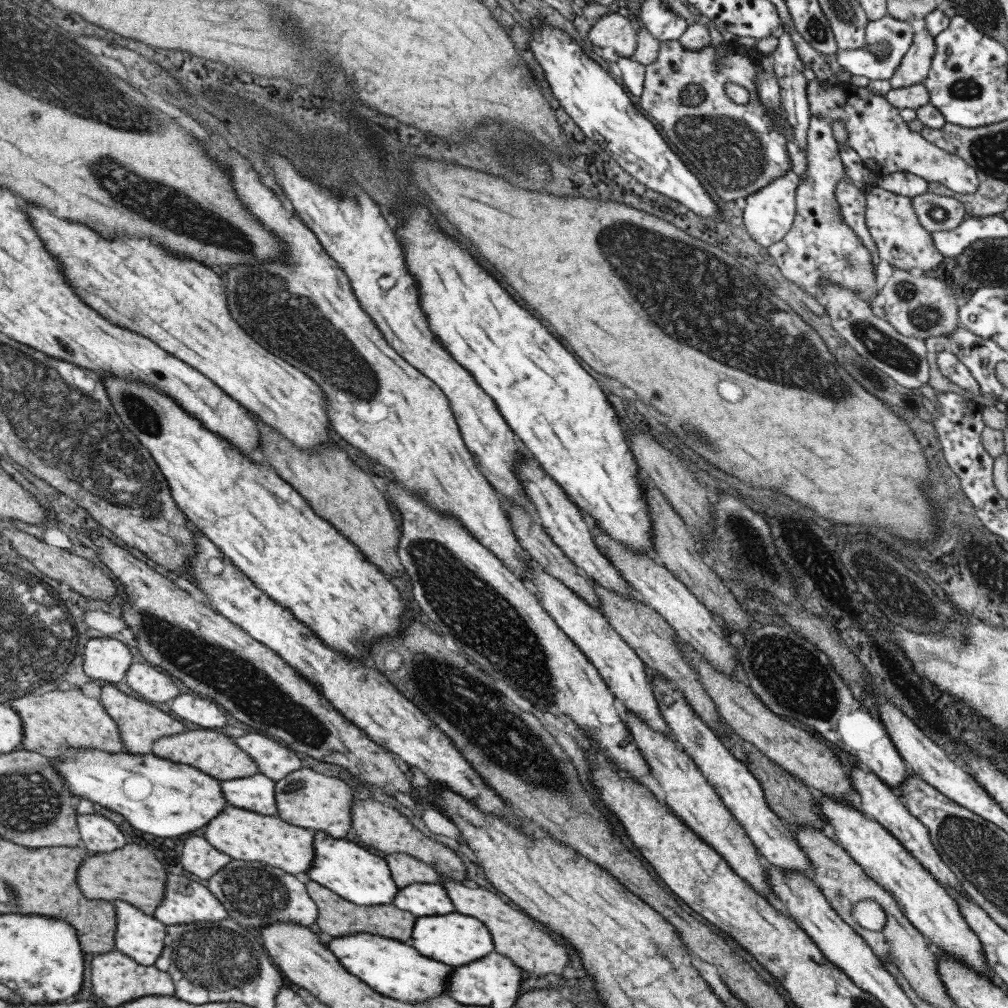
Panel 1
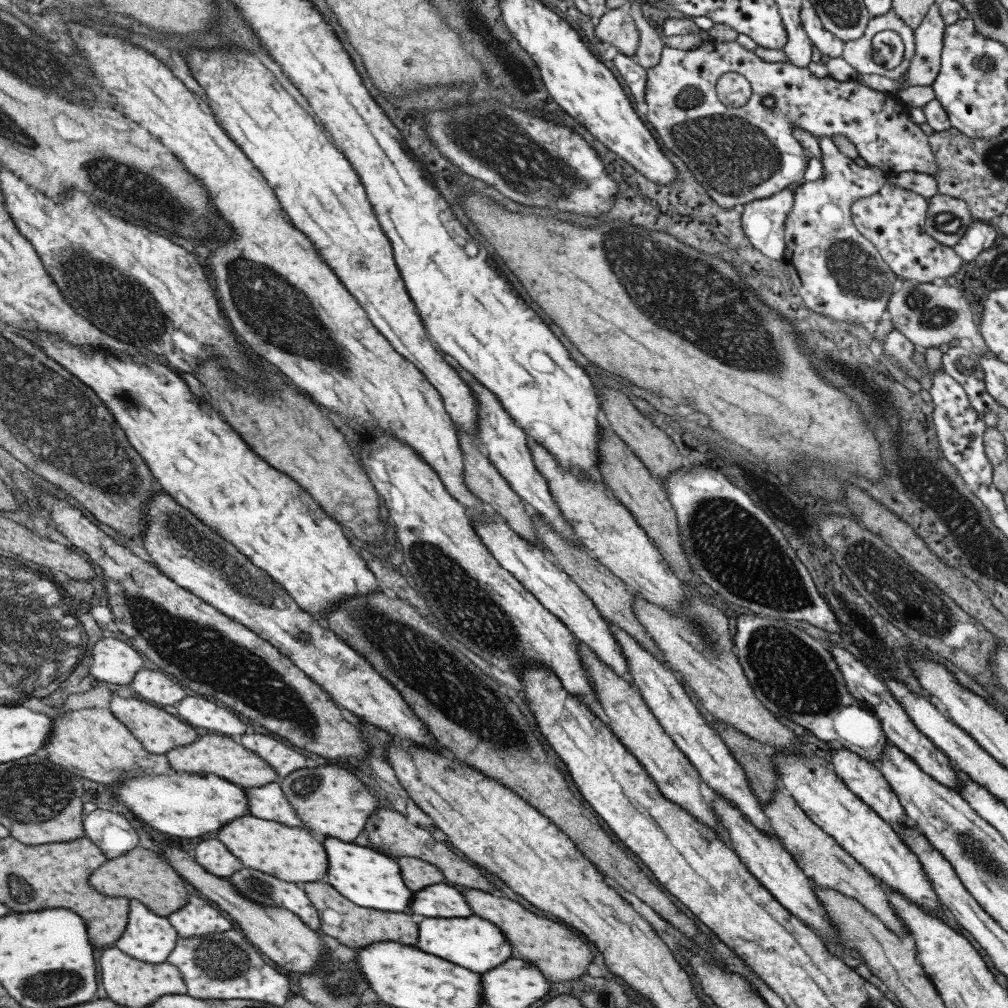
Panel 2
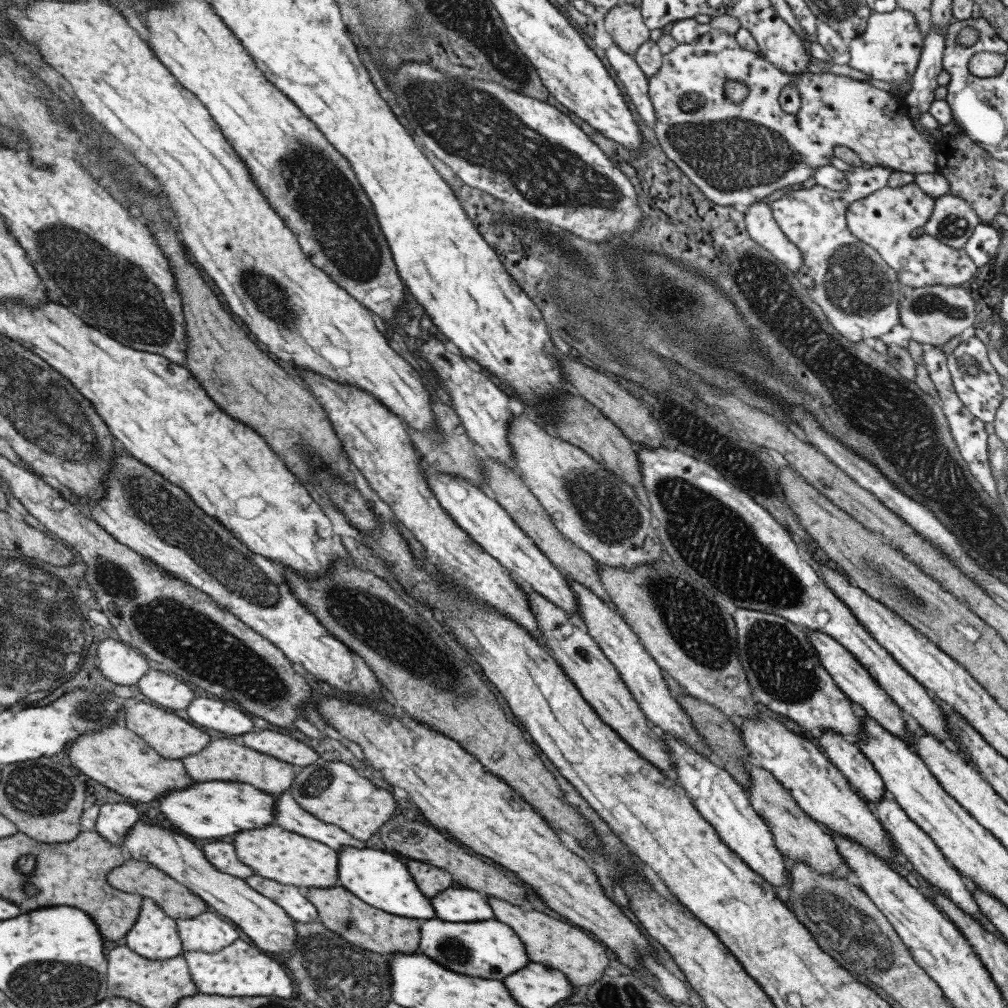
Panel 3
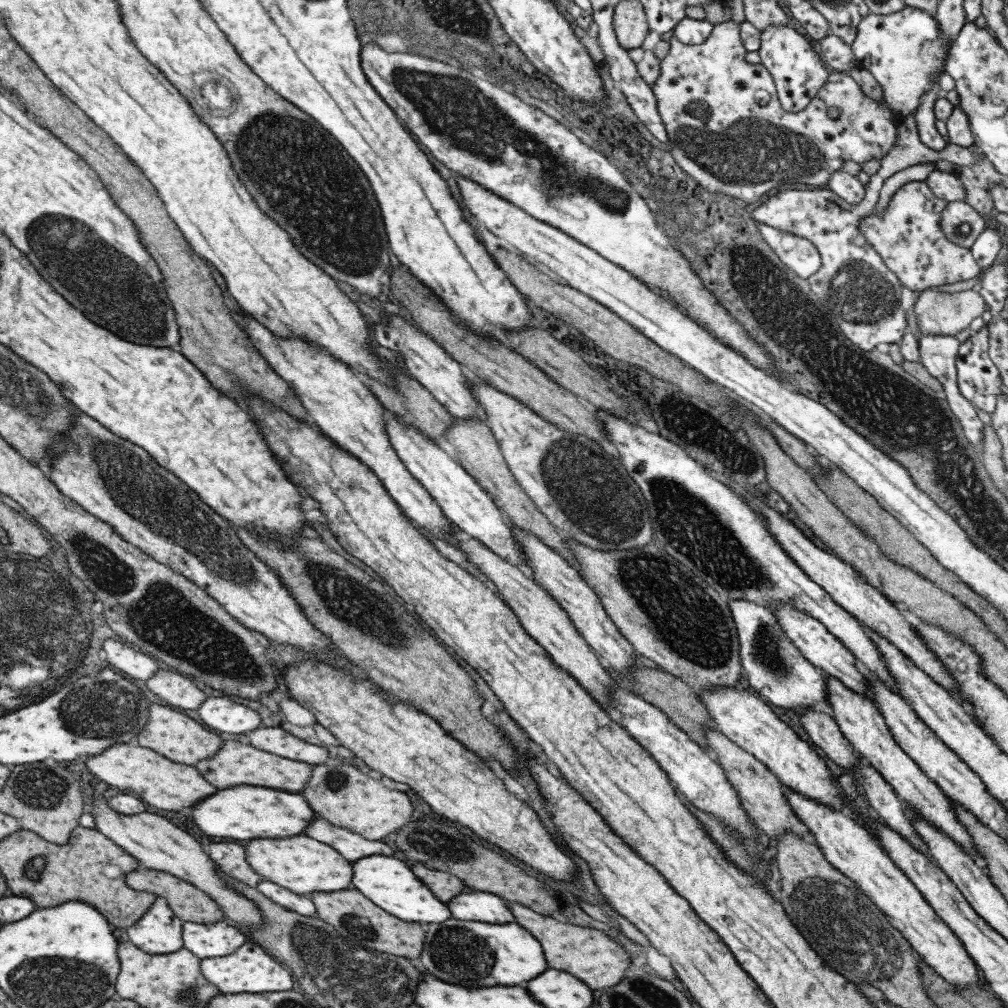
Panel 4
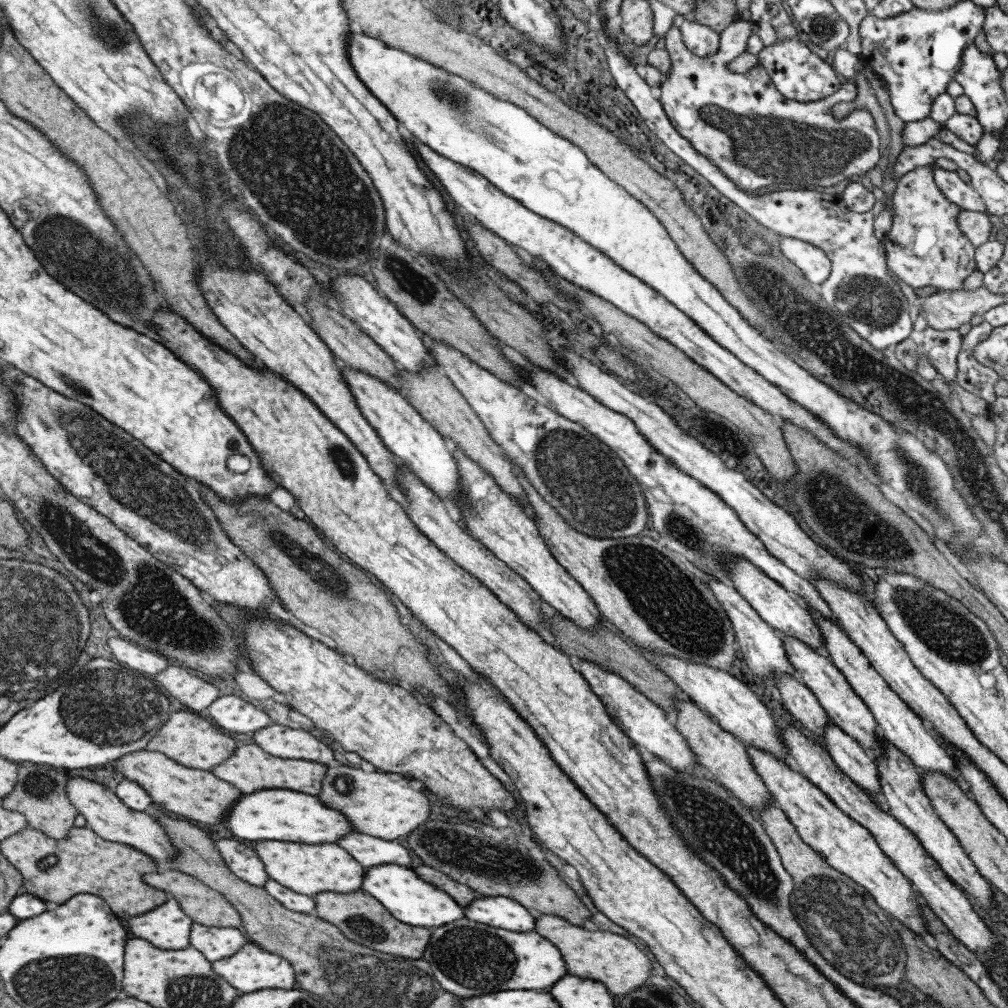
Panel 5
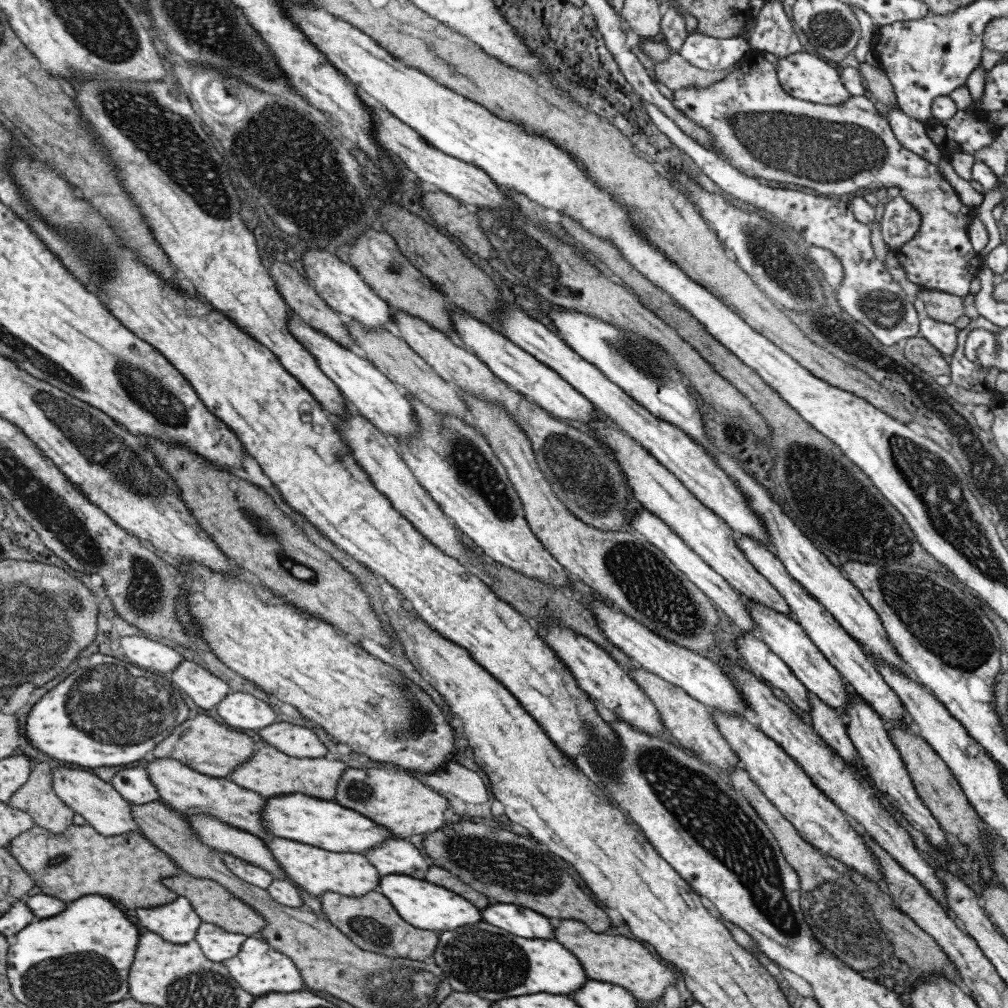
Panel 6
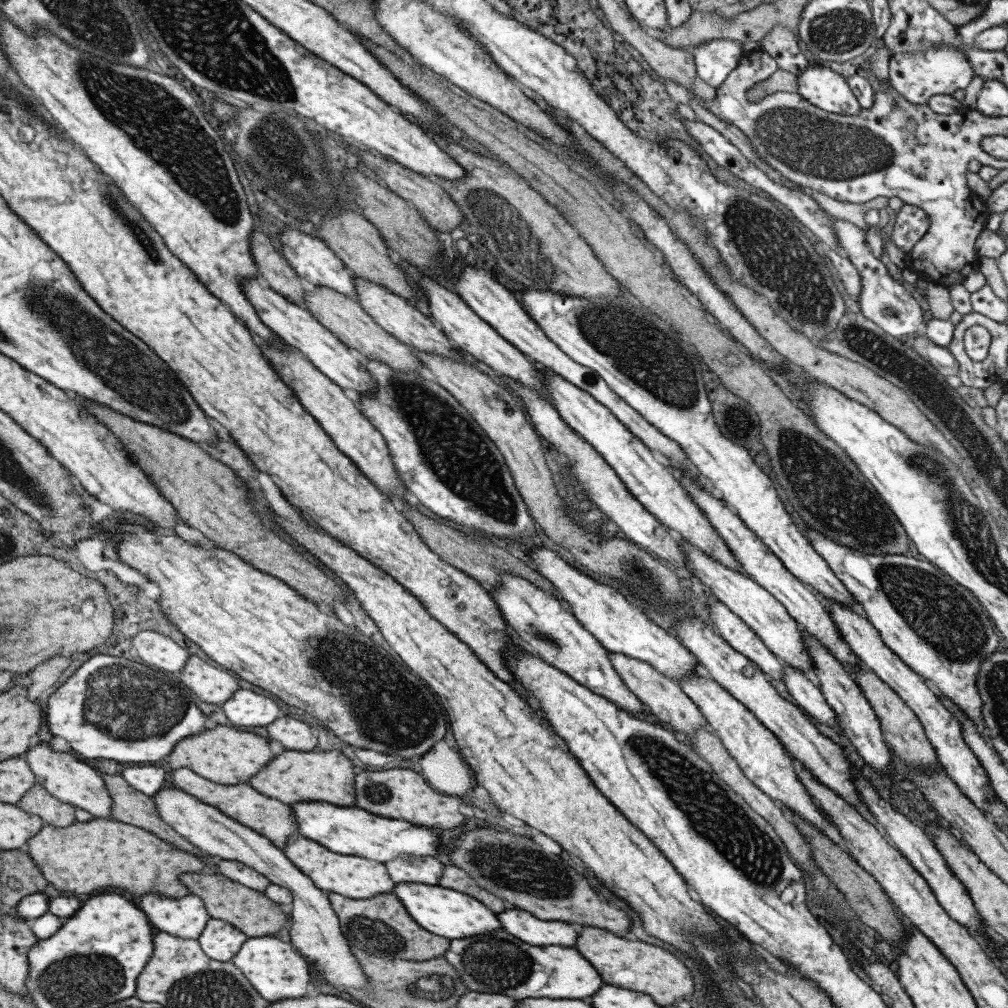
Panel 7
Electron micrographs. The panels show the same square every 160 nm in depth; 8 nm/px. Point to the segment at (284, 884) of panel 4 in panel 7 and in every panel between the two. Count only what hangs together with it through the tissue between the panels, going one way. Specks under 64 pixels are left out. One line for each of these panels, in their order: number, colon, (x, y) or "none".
5: (308, 869)
6: (315, 870)
7: (354, 877)

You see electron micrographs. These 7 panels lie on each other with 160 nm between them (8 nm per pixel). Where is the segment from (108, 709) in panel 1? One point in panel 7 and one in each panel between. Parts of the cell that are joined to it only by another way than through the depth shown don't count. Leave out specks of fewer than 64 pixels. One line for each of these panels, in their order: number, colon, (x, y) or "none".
2: (157, 731)
3: (171, 736)
4: (178, 738)
5: (189, 740)
6: (211, 749)
7: (225, 755)

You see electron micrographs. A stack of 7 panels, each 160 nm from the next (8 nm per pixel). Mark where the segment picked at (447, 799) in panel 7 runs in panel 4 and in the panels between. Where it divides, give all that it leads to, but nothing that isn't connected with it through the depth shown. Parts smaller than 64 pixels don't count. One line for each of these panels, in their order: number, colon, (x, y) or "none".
4: (332, 789)
5: (379, 804)
6: (395, 800)

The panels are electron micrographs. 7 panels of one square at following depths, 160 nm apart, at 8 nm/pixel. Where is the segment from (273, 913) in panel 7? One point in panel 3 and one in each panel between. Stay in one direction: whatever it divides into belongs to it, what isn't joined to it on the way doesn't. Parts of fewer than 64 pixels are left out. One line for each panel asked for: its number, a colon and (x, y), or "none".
3: (133, 876)
4: (188, 903)
5: (203, 905)
6: (213, 904)

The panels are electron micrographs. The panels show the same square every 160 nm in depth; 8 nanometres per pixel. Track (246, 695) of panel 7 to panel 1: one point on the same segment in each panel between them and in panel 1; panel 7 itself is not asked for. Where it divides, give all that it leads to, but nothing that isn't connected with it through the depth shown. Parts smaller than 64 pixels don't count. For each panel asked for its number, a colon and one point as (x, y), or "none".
1: (194, 710)
2: (196, 711)
3: (213, 714)
4: (221, 714)
5: (231, 713)
6: (238, 709)

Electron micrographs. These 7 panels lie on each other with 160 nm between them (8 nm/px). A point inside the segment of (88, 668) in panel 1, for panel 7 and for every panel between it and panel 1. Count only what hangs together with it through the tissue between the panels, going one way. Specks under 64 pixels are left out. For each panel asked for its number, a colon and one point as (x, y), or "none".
2: (115, 662)
3: (118, 663)
4: (135, 664)
5: (142, 659)
6: (145, 653)
7: (158, 651)

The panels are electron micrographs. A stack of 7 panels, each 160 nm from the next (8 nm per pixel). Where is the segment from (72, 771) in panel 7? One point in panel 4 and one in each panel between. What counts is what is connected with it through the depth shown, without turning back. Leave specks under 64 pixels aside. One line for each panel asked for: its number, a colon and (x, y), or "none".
4: (149, 837)
5: (107, 815)
6: (100, 804)

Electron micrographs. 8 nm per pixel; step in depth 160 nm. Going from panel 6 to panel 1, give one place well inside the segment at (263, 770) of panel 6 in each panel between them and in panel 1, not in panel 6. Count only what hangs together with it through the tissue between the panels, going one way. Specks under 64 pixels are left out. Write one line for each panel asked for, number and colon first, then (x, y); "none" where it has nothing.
1: (210, 751)
2: (210, 754)
3: (222, 759)
4: (235, 763)
5: (248, 769)

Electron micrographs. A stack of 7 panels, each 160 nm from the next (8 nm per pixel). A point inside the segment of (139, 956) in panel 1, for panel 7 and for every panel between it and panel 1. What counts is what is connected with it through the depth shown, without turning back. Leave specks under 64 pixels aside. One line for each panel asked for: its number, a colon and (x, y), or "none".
2: (149, 938)
3: (154, 935)
4: (158, 932)
5: (166, 926)
6: (176, 922)
7: (185, 917)

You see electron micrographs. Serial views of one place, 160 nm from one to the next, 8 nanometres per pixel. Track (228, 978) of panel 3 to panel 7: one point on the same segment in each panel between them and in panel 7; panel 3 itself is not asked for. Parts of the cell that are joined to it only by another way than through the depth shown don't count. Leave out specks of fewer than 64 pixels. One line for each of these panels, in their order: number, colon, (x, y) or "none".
4: (249, 969)
5: (250, 968)
6: (258, 969)
7: (274, 969)

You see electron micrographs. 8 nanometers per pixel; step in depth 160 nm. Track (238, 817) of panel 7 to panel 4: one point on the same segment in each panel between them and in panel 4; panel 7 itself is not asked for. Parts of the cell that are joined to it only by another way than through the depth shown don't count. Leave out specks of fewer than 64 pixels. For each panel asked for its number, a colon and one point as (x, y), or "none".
4: (170, 787)
5: (186, 793)
6: (186, 792)

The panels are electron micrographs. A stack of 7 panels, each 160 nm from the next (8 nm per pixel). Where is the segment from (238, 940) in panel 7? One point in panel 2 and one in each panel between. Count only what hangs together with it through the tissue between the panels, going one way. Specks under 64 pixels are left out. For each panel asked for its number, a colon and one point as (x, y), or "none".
2: (198, 917)
3: (208, 932)
4: (204, 941)
5: (215, 943)
6: (217, 945)

